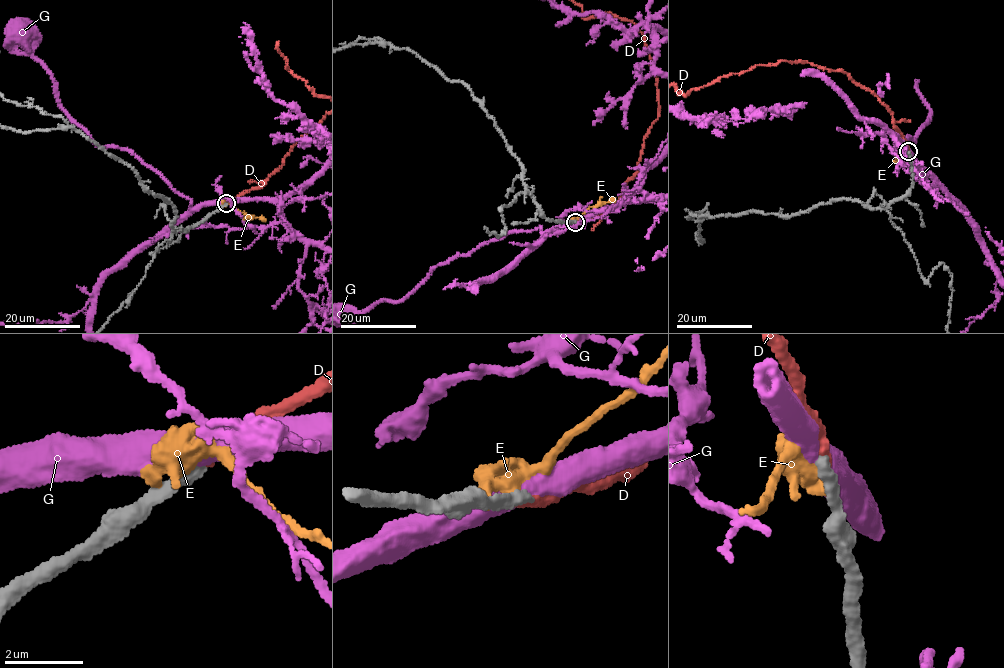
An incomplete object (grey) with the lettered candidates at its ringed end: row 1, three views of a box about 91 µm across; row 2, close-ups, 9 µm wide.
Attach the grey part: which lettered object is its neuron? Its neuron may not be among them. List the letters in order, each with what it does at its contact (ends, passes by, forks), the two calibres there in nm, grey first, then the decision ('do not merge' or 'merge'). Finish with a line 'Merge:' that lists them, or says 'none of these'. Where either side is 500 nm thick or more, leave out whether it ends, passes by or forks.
D: it ends | 360/240 nm | merge
E: it forks | 400/360 nm | do not merge
G: 360/550 nm | do not merge
Merge: D

